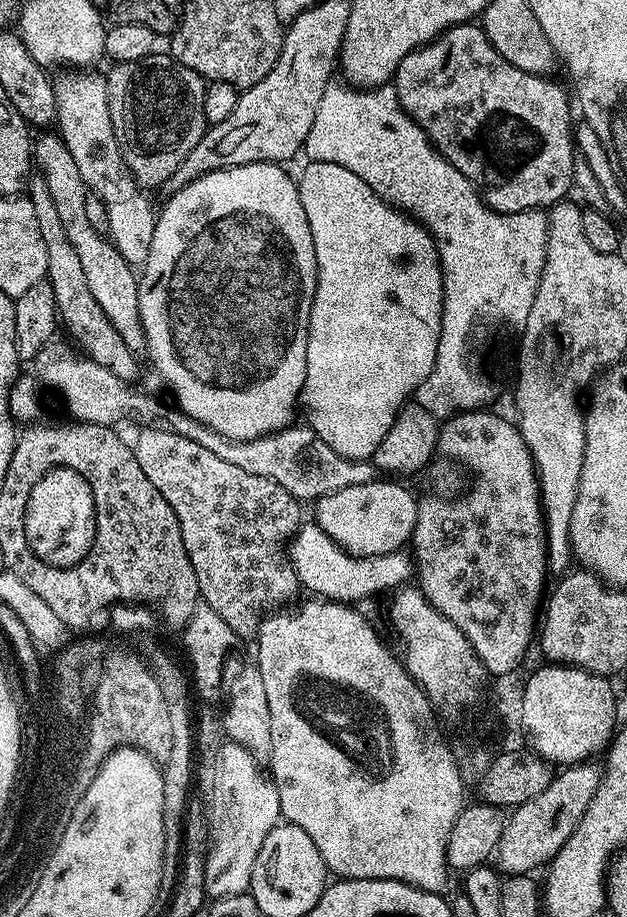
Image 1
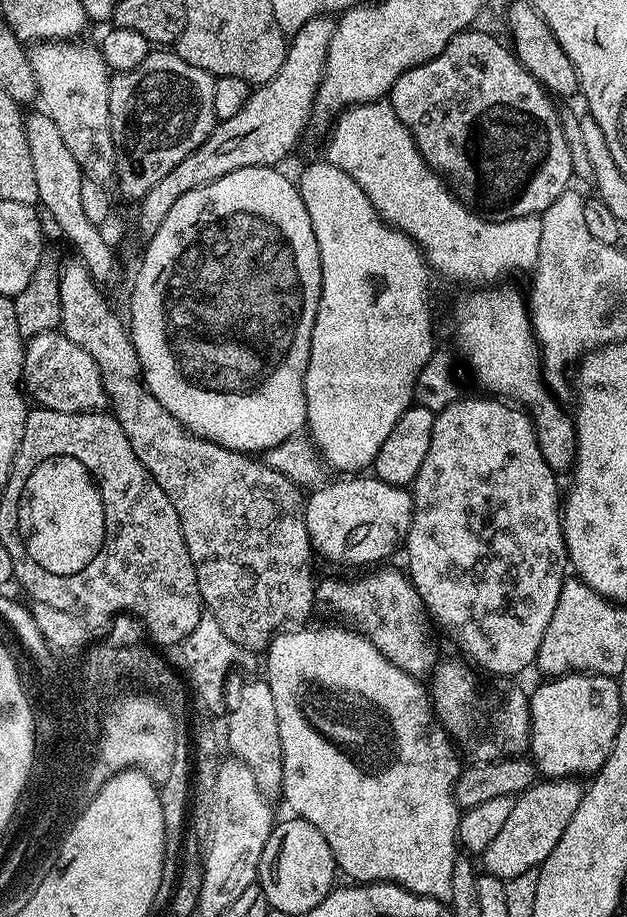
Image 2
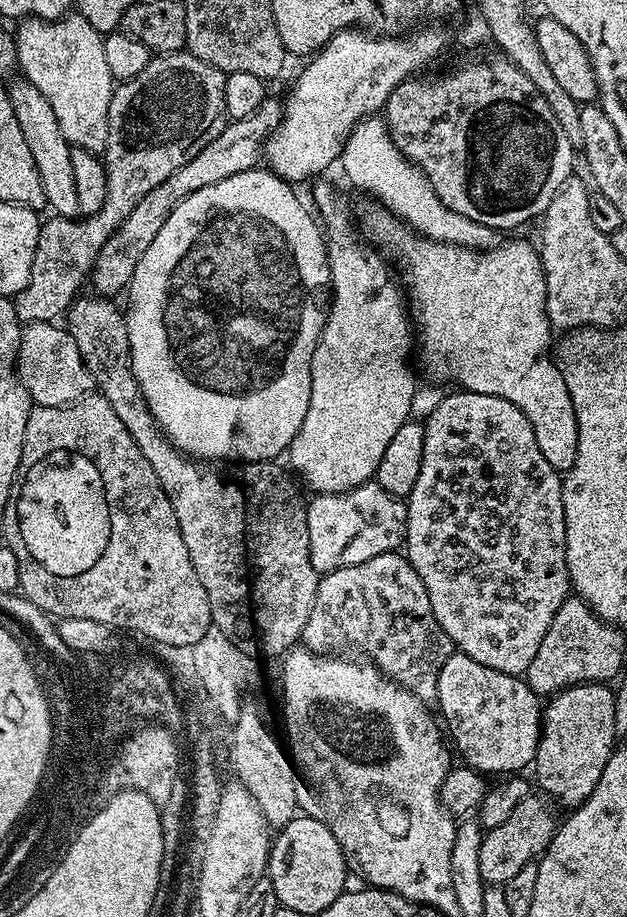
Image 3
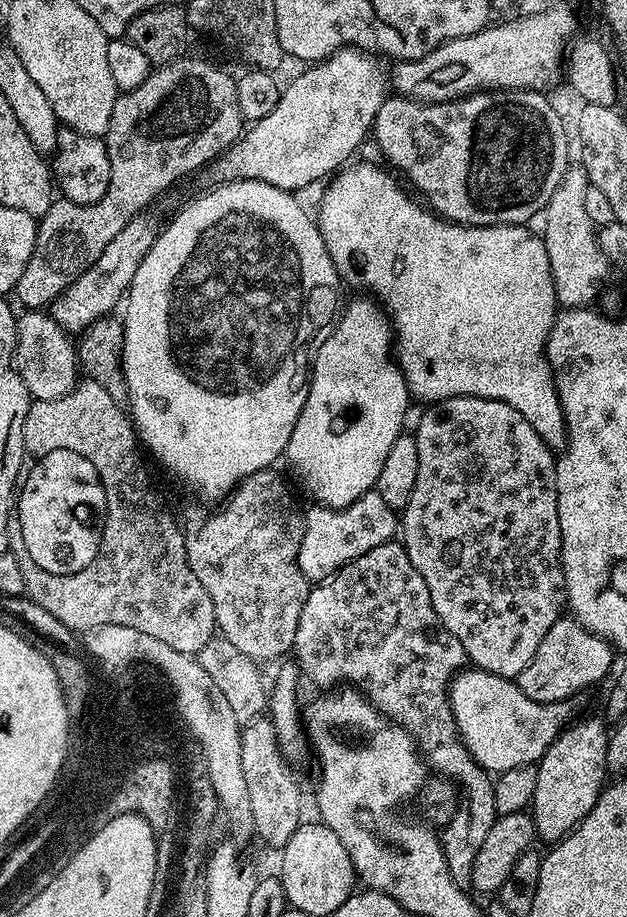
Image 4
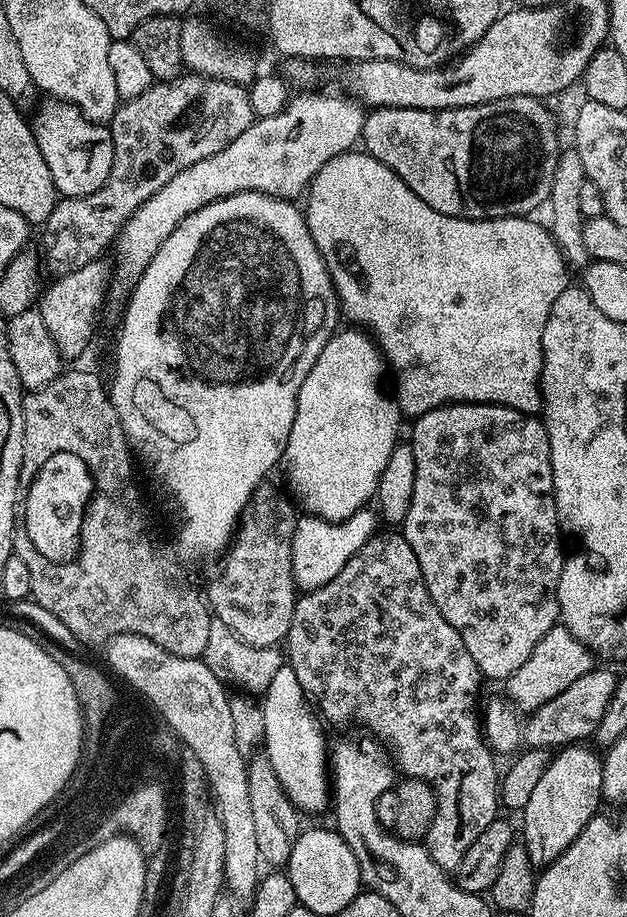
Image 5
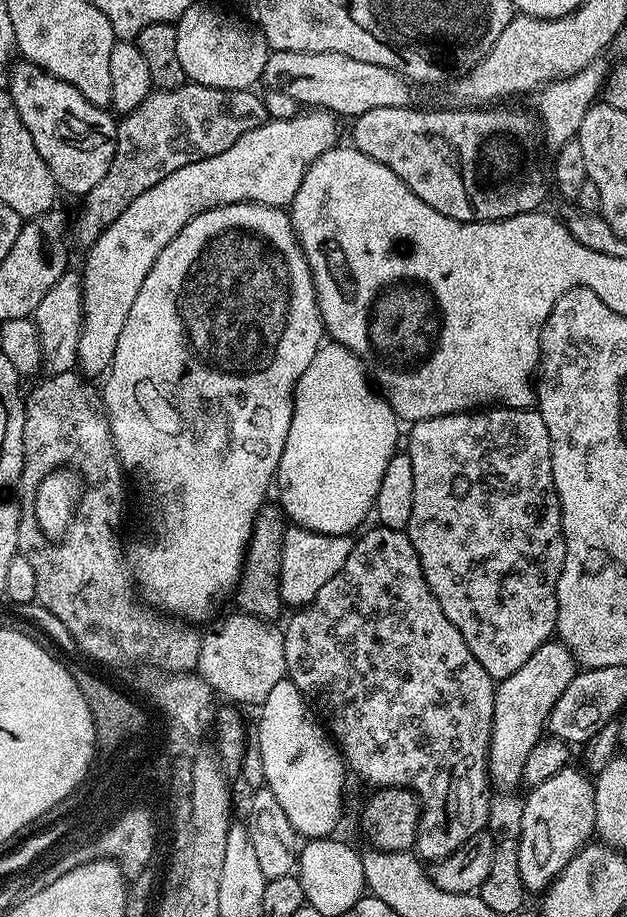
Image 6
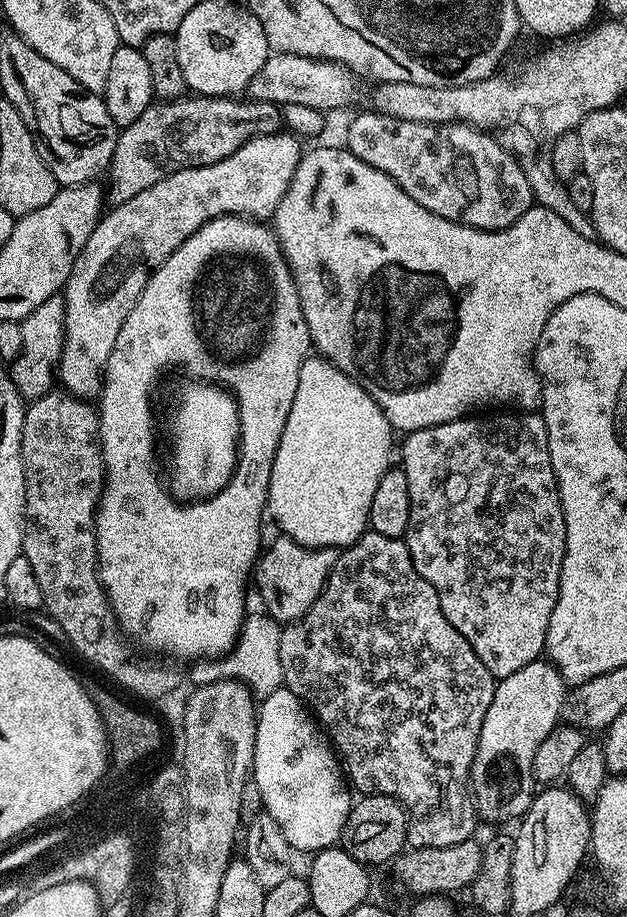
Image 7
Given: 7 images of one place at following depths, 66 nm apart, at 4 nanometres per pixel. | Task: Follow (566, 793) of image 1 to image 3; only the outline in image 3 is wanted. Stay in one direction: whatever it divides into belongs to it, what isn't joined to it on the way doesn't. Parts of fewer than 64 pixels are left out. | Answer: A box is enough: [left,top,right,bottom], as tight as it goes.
[478,794,558,886]

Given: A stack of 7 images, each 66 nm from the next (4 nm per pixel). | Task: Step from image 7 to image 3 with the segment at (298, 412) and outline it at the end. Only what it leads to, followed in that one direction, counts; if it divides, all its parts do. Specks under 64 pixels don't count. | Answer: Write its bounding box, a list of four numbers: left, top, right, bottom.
[286,185,418,494]

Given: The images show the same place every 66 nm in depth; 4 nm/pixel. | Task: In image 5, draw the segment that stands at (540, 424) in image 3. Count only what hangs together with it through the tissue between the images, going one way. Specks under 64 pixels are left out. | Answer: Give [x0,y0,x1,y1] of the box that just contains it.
[302,150,570,418]

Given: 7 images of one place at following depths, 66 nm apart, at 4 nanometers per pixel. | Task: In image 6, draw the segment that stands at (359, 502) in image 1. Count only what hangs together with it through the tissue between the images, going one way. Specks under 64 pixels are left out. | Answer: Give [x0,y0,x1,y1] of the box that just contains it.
[280,526,354,610]

